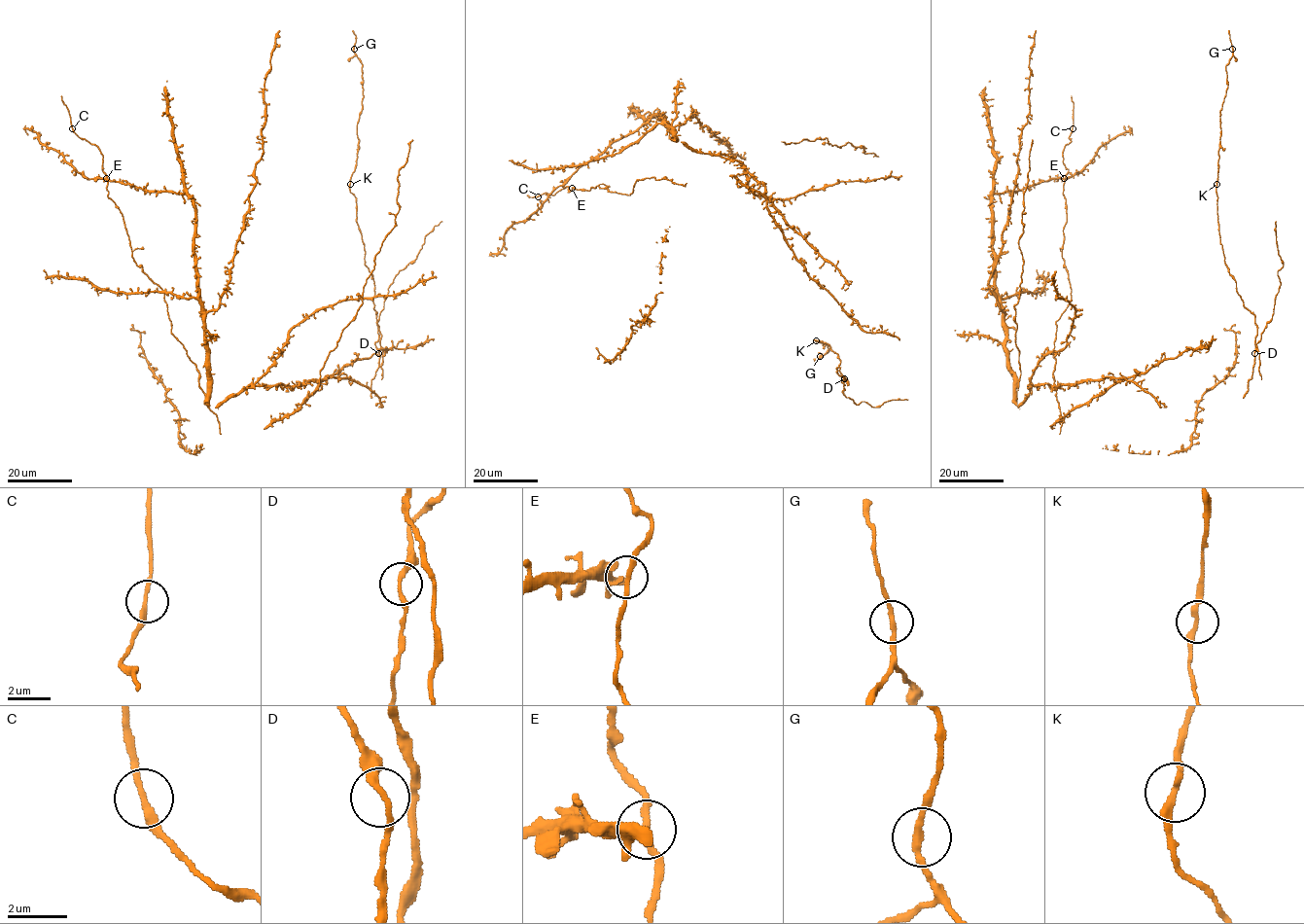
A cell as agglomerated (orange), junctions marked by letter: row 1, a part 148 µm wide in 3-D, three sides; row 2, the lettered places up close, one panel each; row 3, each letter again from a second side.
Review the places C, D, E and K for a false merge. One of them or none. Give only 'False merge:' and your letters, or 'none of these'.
False merge: none of these

